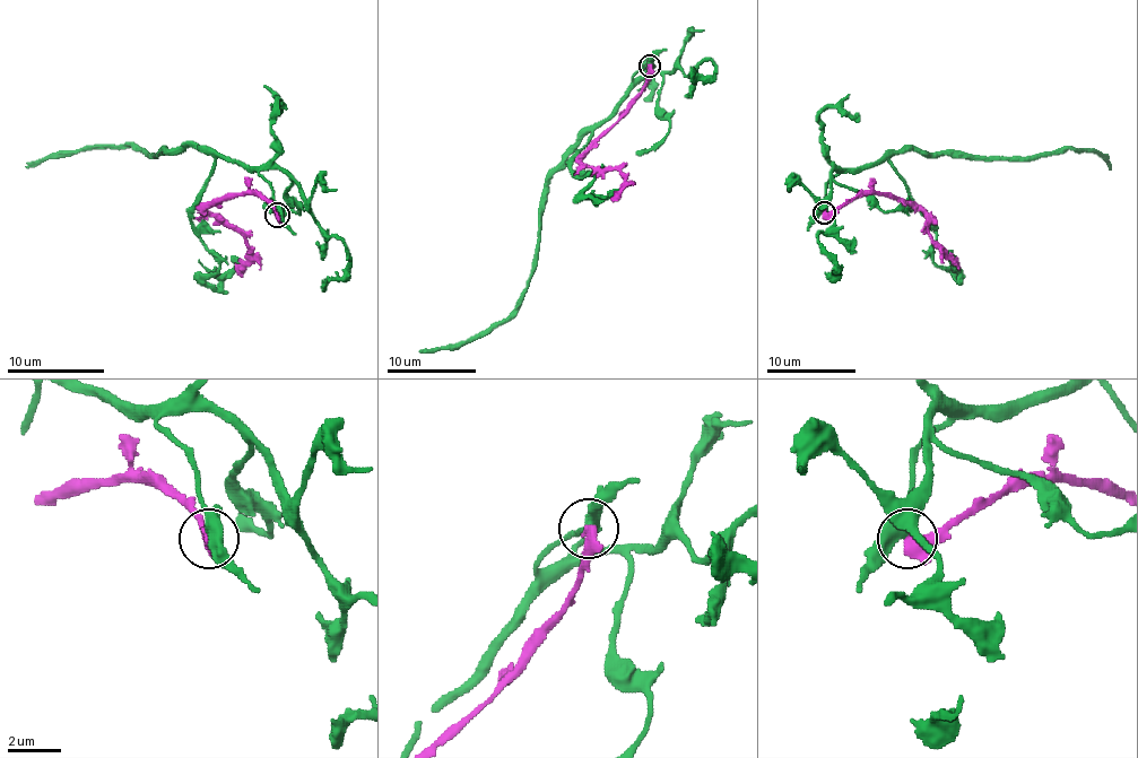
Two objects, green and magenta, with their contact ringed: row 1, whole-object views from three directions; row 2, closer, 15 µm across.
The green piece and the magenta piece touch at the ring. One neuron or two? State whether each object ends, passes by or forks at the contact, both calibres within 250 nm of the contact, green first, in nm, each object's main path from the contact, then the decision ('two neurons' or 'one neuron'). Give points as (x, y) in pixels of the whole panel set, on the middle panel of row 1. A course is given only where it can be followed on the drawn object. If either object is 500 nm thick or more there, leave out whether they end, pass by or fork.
380/500 nm | green via (650, 64), (632, 78), (622, 103), (590, 129), (548, 184), (537, 264), (523, 299), (477, 334), (419, 353) | magenta via (650, 64), (650, 80), (627, 111), (581, 160), (622, 173), (623, 189), (615, 200) | two neurons

